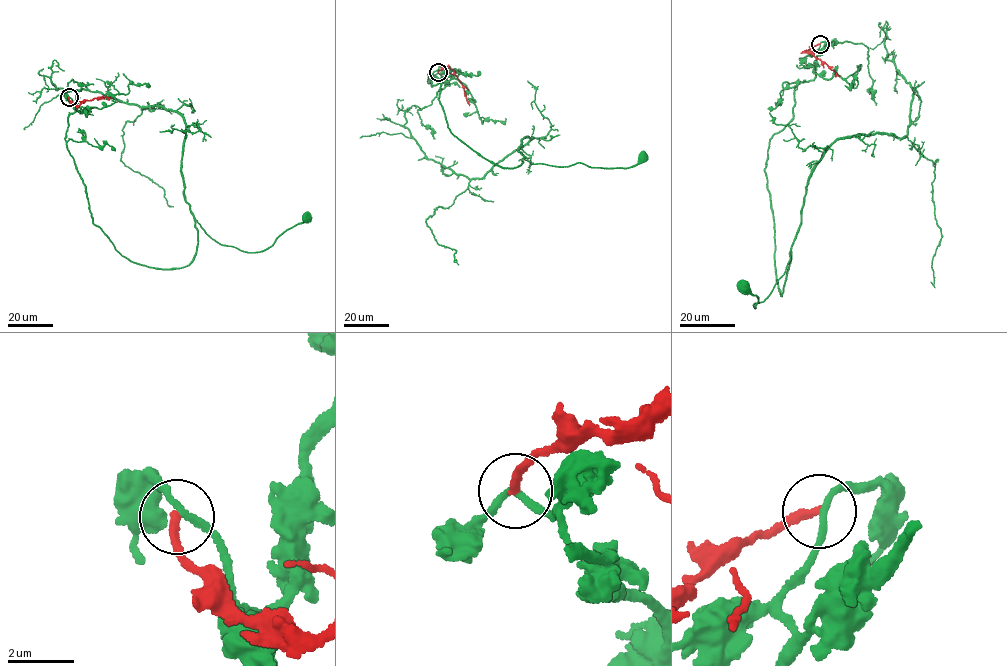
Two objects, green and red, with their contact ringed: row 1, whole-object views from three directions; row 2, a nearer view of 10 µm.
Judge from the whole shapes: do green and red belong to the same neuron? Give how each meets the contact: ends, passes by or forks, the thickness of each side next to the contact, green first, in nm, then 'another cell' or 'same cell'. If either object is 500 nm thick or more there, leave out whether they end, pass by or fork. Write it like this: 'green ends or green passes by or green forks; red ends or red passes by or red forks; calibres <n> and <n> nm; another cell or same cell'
green passes by; red ends; calibres 190 and 280 nm; another cell

